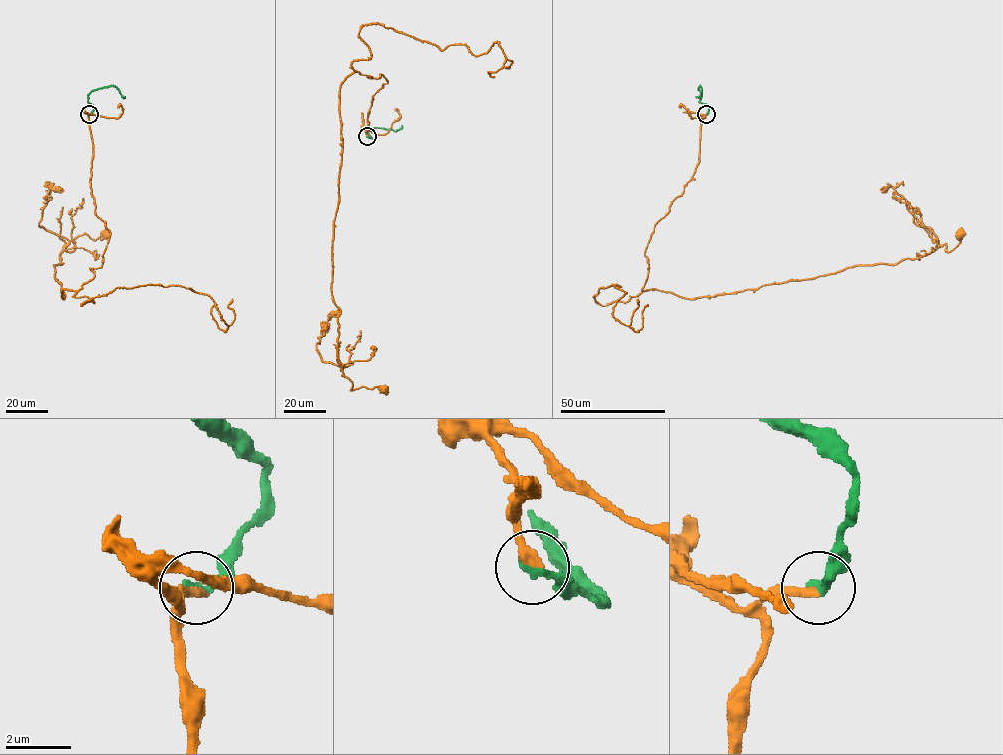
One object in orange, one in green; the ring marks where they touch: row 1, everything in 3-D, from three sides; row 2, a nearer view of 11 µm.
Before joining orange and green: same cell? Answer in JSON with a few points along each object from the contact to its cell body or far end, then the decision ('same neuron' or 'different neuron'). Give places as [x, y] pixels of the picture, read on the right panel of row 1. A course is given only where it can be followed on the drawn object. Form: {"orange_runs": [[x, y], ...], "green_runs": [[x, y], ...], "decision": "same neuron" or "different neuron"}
{"orange_runs": [[706, 114], [695, 173], [651, 234], [642, 290], [693, 299], [894, 265], [945, 244], [951, 251], [960, 233]], "green_runs": [[706, 114], [709, 107], [699, 101], [699, 86], [700, 94], [696, 97]], "decision": "same neuron"}

